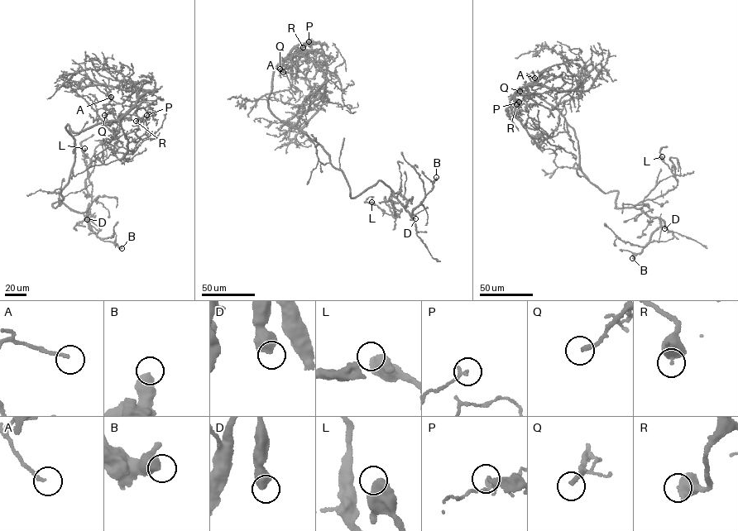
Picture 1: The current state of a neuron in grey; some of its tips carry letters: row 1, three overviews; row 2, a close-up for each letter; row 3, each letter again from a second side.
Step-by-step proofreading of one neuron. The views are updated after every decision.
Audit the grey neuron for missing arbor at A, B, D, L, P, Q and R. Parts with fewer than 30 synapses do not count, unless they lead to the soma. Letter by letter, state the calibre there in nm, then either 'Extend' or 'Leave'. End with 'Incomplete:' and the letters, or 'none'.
A: Thickness 160 nm. Leave
B: Thickness 550 nm. Leave
D: Thickness 550 nm. Leave
L: Thickness 700 nm. Leave
P: Thickness 180 nm. Leave
Q: Thickness 220 nm. Leave
R: Thickness 440 nm. Leave
Incomplete: none

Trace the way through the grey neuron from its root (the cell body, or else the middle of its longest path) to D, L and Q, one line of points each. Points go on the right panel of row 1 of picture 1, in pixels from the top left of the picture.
D: (563, 116), (574, 132), (587, 179), (606, 193), (618, 191), (615, 208), (639, 208), (660, 217), (664, 228)
L: (563, 116), (577, 141), (581, 169), (602, 191), (618, 191), (615, 208), (631, 208), (676, 187), (662, 156)
Q: (563, 116), (534, 93), (519, 101), (515, 100), (511, 95), (513, 96), (519, 91)

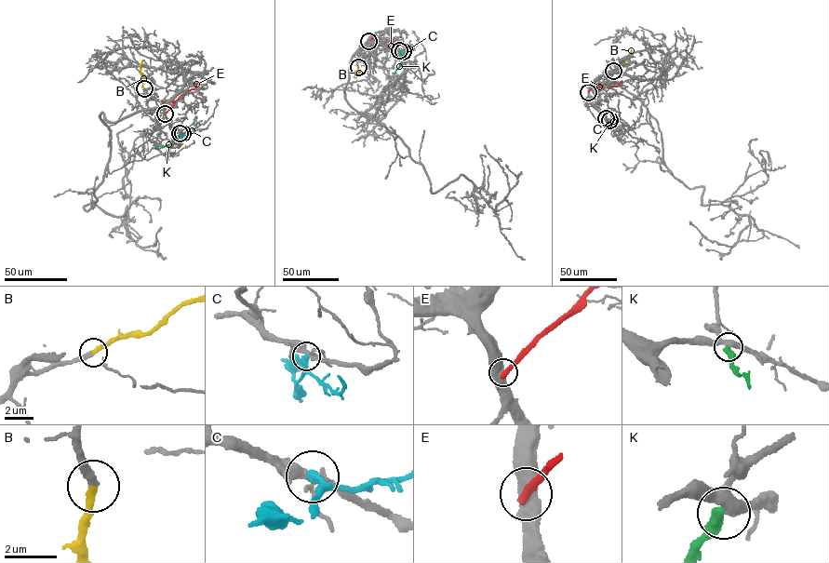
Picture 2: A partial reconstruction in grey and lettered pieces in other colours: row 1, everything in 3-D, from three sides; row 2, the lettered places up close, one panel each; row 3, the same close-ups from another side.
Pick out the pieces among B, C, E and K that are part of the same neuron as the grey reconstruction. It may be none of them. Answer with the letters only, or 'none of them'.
B

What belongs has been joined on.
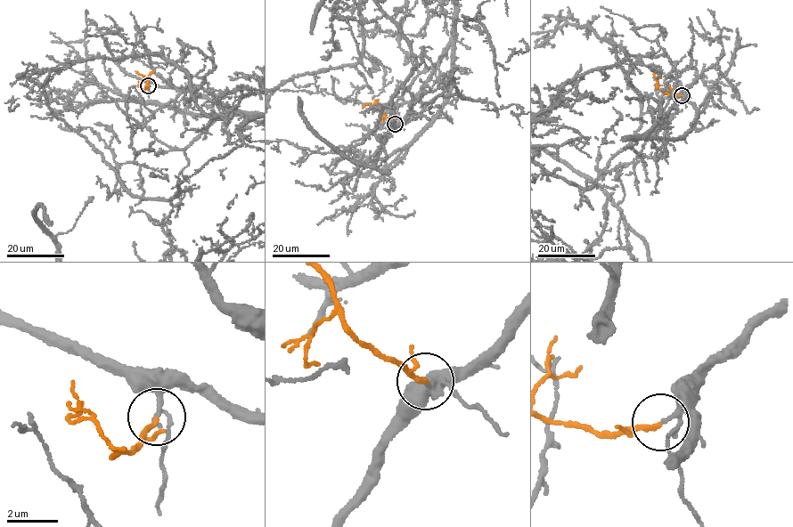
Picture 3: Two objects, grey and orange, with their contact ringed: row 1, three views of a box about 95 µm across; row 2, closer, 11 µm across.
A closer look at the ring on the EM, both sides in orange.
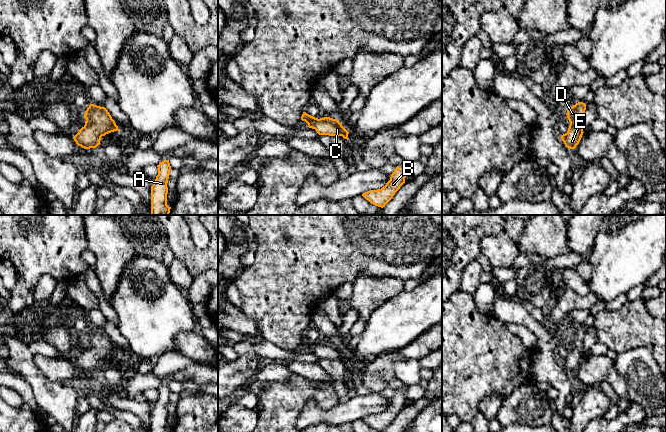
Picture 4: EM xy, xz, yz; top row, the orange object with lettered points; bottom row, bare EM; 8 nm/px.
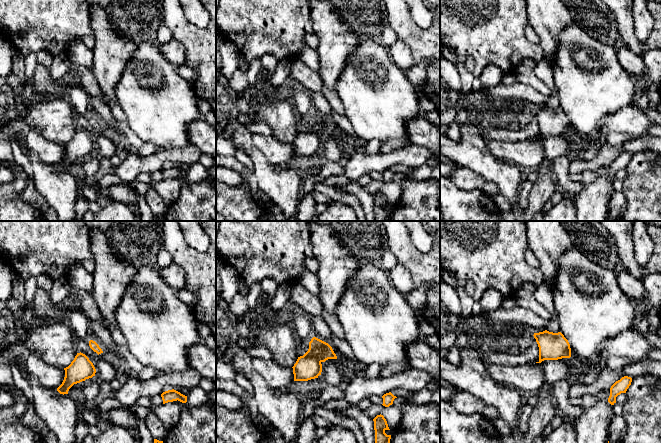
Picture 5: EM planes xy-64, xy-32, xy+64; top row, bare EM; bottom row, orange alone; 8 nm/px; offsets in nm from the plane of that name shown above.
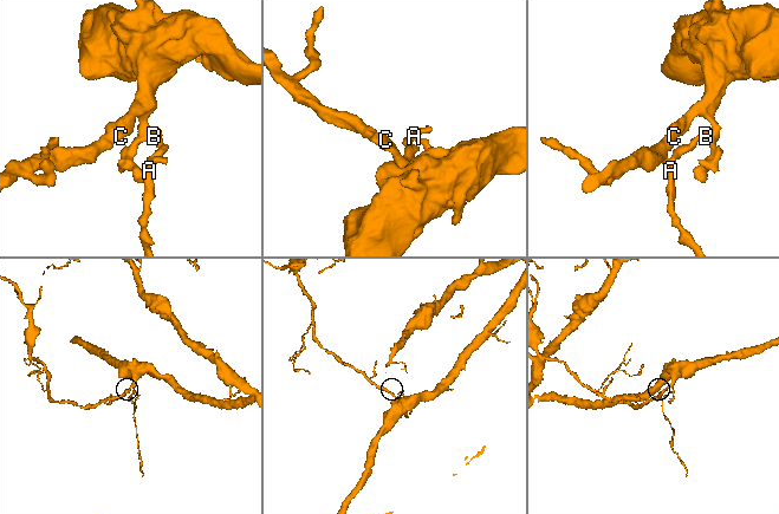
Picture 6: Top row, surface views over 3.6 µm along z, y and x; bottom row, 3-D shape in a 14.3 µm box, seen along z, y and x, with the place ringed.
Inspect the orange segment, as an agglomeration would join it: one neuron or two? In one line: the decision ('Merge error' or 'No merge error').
No merge error

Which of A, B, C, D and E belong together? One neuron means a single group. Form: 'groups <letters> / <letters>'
groups A B C D E

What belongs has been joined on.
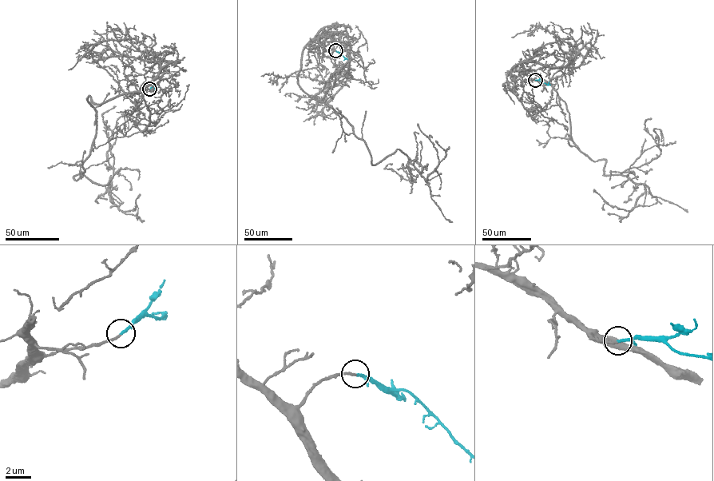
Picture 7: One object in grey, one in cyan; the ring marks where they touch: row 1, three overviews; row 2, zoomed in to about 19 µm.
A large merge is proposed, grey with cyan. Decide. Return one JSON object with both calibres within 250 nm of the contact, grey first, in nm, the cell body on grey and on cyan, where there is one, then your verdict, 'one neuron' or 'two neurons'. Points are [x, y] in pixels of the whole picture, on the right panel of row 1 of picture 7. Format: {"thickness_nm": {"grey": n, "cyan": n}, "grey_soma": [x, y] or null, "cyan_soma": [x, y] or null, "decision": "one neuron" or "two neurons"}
{"thickness_nm": {"grey": 180, "cyan": 200}, "grey_soma": null, "cyan_soma": null, "decision": "one neuron"}

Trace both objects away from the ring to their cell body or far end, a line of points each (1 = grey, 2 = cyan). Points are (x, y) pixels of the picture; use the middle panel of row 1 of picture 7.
1: (335, 51), (309, 40), (297, 83), (346, 118), (372, 164), (399, 149), (426, 180), (438, 157), (417, 124)
2: (335, 51), (347, 59)

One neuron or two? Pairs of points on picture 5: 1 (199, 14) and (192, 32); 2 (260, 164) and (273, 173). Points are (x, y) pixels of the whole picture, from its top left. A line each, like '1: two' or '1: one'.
1: two
2: one

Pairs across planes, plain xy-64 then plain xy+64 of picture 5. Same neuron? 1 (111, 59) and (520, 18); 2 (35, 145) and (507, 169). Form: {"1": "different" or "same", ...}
{"1": "different", "2": "different"}

